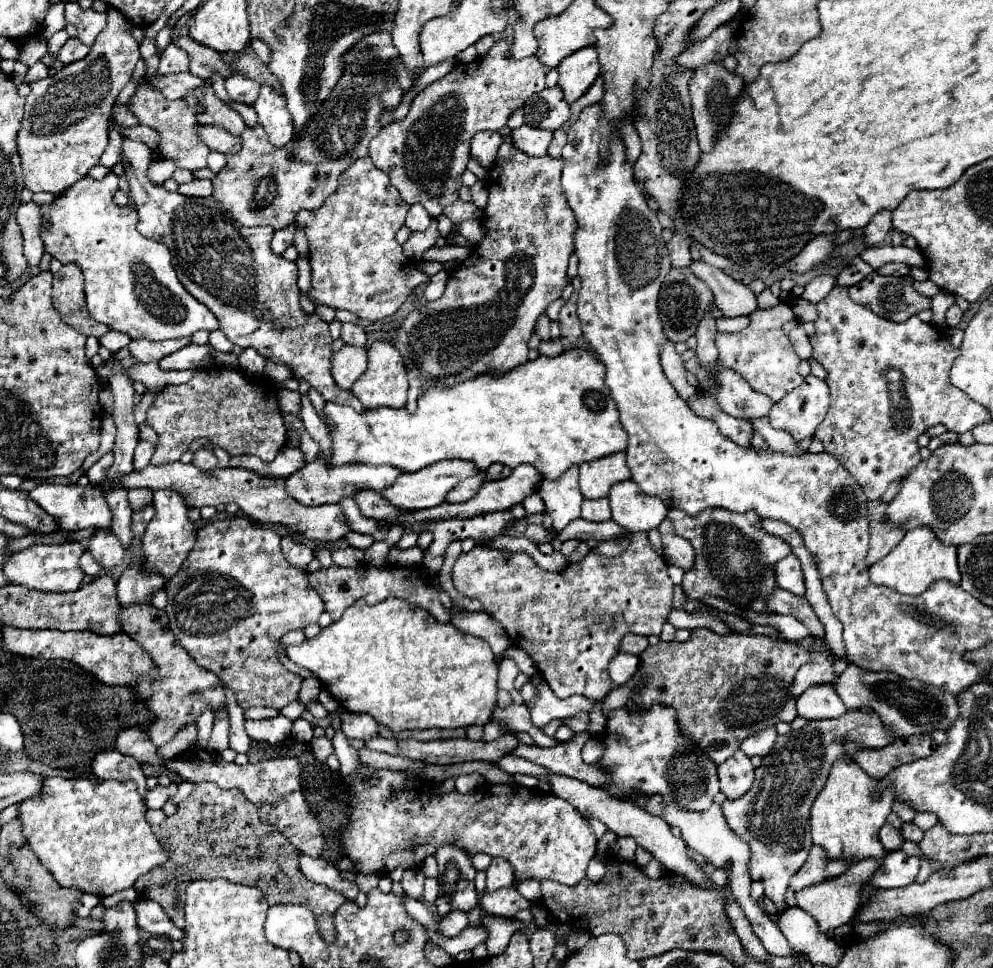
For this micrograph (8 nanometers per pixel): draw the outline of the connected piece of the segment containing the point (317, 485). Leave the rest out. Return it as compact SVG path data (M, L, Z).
M314 461L310 465L304 465L298 473L286 479L286 491L298 503L316 507L324 503L338 503L342 497L354 497L354 493L360 487L368 487L372 491L382 493L384 487L392 485L392 479L396 479L396 475L400 475L396 467L372 467L372 465L362 465L362 463L344 463L344 465L328 467L322 461Z

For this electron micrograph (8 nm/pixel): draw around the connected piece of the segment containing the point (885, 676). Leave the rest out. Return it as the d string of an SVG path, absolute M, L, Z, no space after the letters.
M848 665L840 679L852 679L852 691L844 689L840 693L846 709L860 709L868 705L872 711L878 713L886 727L900 731L900 739L906 739L910 735L926 735L936 729L948 731L960 715L956 695L922 685L920 681L908 681L892 673L872 673L854 665Z

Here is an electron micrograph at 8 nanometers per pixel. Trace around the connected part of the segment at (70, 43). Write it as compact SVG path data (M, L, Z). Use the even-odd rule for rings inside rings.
M70 37L70 39L66 41L66 45L60 49L58 59L60 59L64 65L68 65L68 63L74 63L74 61L84 59L88 53L90 53L90 47L86 47L78 37Z

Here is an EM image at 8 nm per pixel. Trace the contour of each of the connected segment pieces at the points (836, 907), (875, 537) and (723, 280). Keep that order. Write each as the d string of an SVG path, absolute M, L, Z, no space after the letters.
M864 859L864 863L854 863L852 867L846 869L846 873L842 873L834 879L826 879L822 883L812 885L812 887L800 889L796 893L796 905L814 917L820 933L828 933L830 929L846 925L852 921L854 913L860 907L860 891L864 887L864 883L874 875L874 871L878 867L880 867L880 863L874 863L874 859Z
M868 501L868 531L870 531L870 547L868 547L868 555L866 555L866 565L874 565L876 561L880 561L882 557L886 557L904 537L904 533L896 527L892 527L890 523L882 521L882 515L886 511L886 503L882 501Z
M694 261L690 269L714 291L716 307L724 317L750 315L758 309L756 295L744 283L734 281L724 271L712 265L706 265L704 261Z

